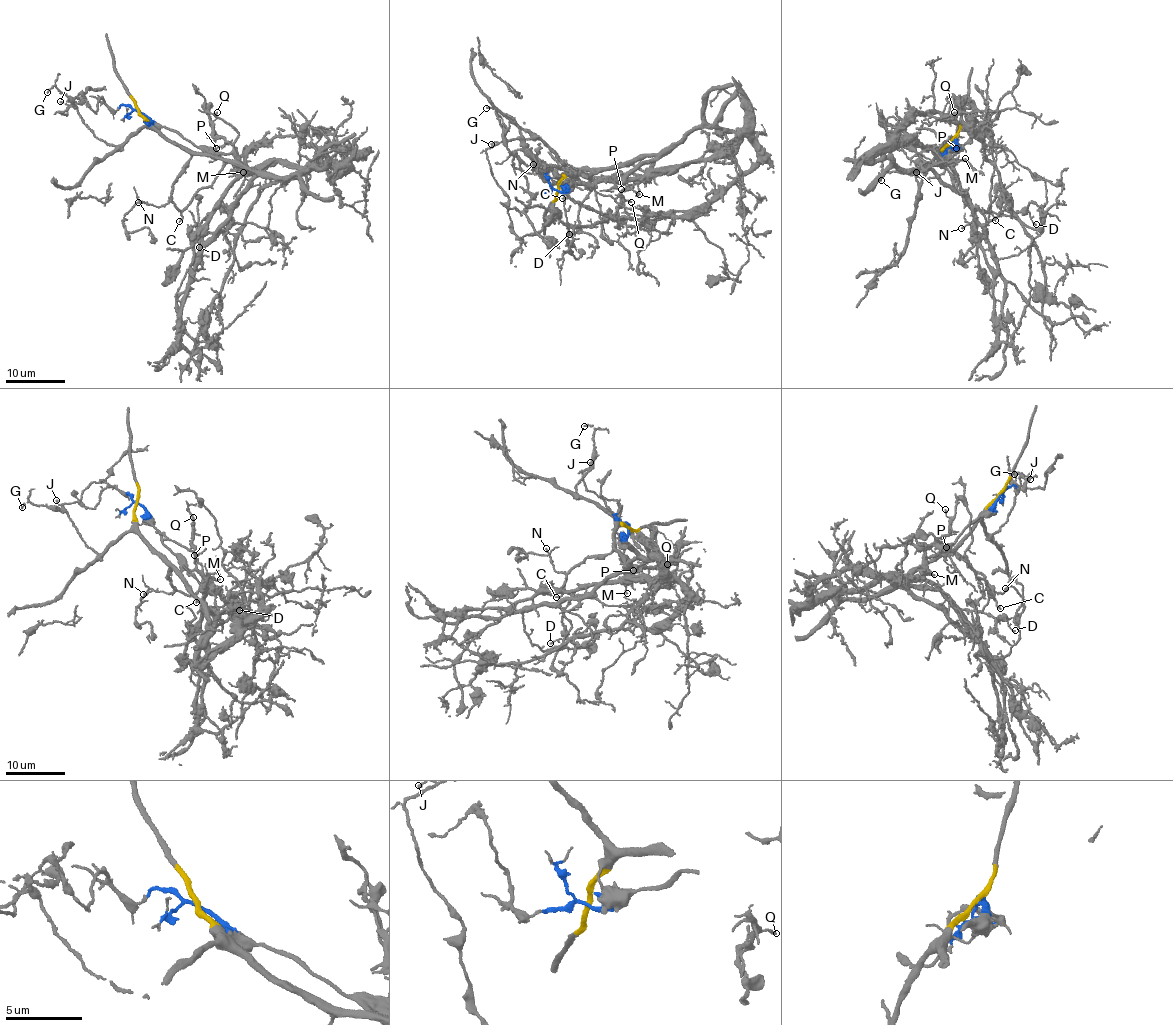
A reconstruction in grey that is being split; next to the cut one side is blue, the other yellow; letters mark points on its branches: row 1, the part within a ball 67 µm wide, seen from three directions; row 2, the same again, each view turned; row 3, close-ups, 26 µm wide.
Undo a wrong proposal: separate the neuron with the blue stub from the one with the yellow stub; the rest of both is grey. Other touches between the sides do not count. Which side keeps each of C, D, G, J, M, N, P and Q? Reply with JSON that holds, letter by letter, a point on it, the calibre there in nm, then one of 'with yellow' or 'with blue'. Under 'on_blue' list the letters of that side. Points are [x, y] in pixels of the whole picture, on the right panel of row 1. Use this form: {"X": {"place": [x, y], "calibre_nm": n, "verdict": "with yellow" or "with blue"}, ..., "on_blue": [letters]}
{"C": {"place": [995, 220], "calibre_nm": 160, "verdict": "with yellow"}, "D": {"place": [1036, 224], "calibre_nm": 120, "verdict": "with blue"}, "G": {"place": [881, 180], "calibre_nm": 180, "verdict": "with yellow"}, "J": {"place": [916, 172], "calibre_nm": 120, "verdict": "with yellow"}, "M": {"place": [965, 158], "calibre_nm": 110, "verdict": "with blue"}, "N": {"place": [961, 228], "calibre_nm": 140, "verdict": "with yellow"}, "P": {"place": [956, 148], "calibre_nm": 140, "verdict": "with blue"}, "Q": {"place": [954, 112], "calibre_nm": 130, "verdict": "with blue"}, "on_blue": ["D", "M", "P", "Q"]}

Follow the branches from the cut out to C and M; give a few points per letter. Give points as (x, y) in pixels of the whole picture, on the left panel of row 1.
C: (137, 110), (190, 154), (172, 195), (172, 202), (181, 212), (179, 222)
M: (137, 110), (196, 146), (206, 145), (220, 154), (228, 153), (235, 157), (243, 172)

